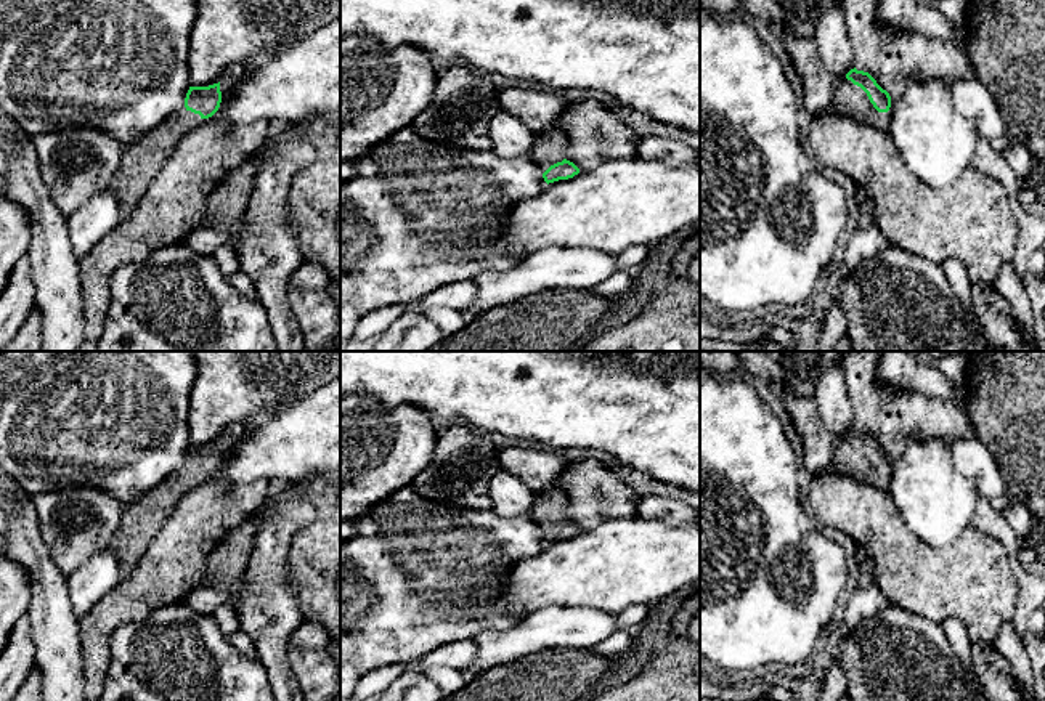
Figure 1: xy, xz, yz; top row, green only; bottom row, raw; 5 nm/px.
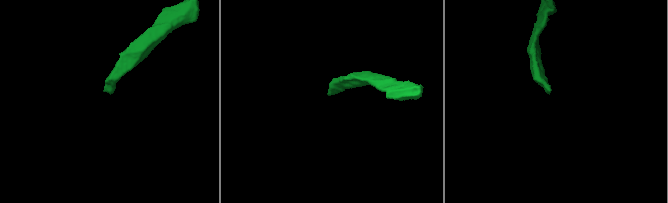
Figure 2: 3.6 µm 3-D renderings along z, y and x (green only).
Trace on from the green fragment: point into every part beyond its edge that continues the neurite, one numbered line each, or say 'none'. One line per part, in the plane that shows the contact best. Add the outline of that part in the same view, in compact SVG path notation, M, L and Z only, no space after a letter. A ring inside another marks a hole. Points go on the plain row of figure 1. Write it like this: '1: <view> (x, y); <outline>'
1: yz (849, 459); M848 438L835 440L833 470L843 476L870 483L884 491L889 488L889 472L878 472L867 452Z

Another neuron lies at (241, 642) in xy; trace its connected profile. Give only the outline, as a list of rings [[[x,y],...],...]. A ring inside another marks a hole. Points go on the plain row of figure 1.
[[[241,629],[226,637],[231,646],[242,656],[257,656],[257,650],[254,642],[247,634],[244,634]]]

